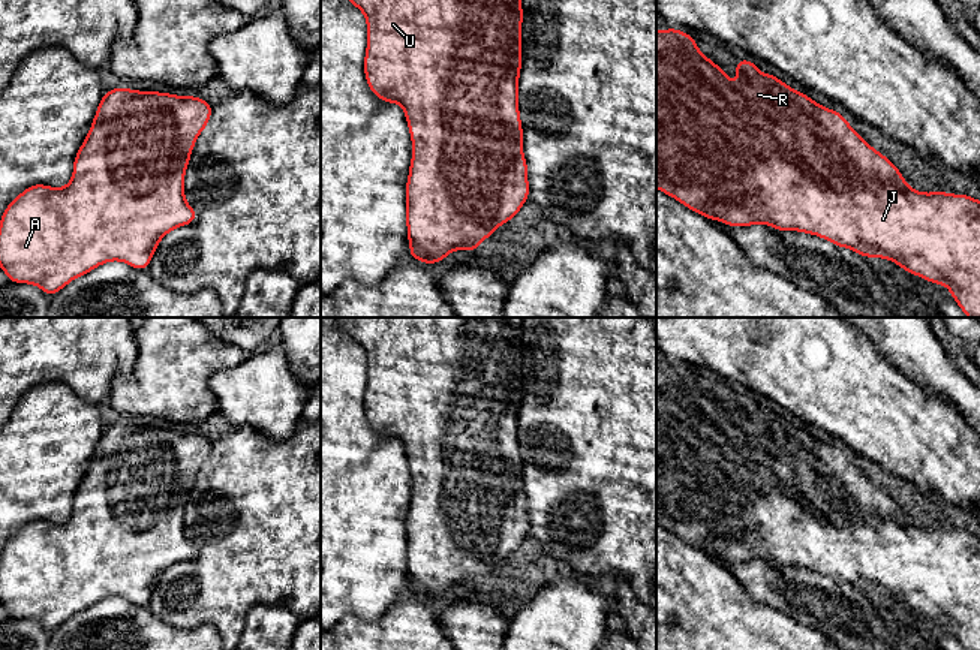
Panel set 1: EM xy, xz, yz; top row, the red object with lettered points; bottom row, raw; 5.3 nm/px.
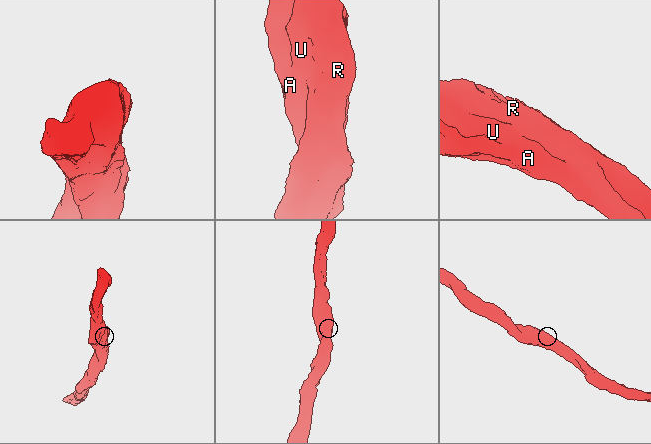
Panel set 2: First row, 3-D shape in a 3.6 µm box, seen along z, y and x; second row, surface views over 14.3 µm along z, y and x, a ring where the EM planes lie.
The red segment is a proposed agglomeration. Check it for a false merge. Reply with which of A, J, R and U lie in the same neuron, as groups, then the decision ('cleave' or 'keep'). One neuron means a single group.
A J R U; keep

